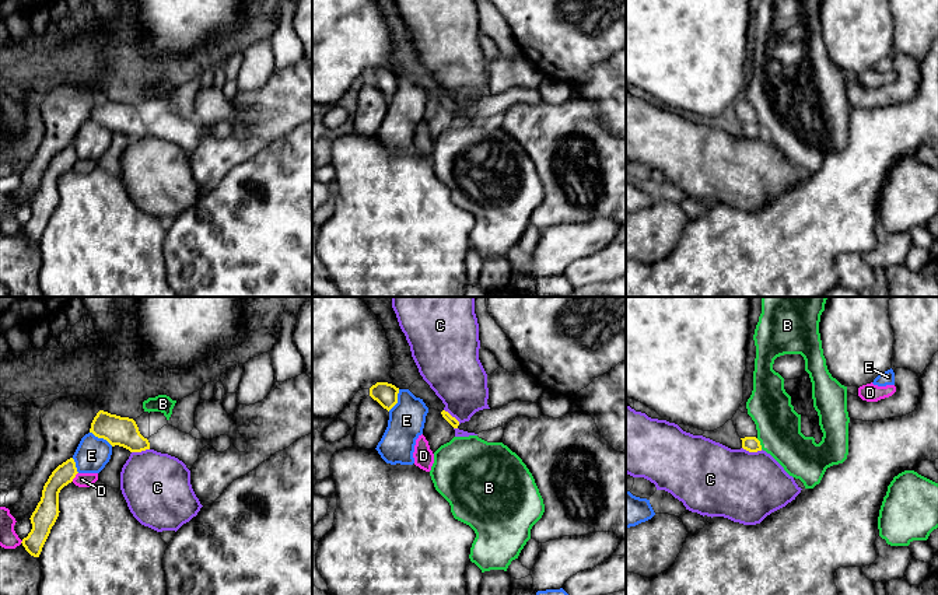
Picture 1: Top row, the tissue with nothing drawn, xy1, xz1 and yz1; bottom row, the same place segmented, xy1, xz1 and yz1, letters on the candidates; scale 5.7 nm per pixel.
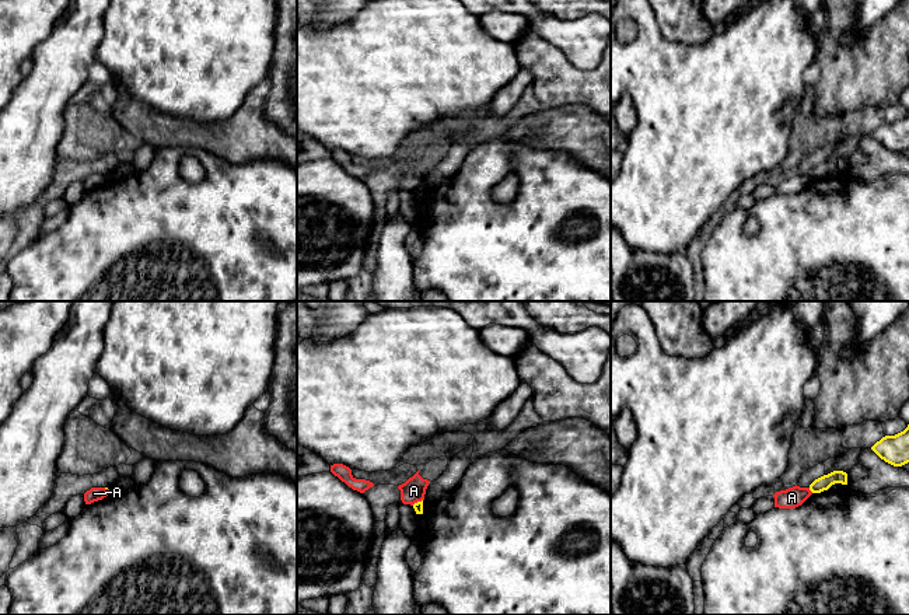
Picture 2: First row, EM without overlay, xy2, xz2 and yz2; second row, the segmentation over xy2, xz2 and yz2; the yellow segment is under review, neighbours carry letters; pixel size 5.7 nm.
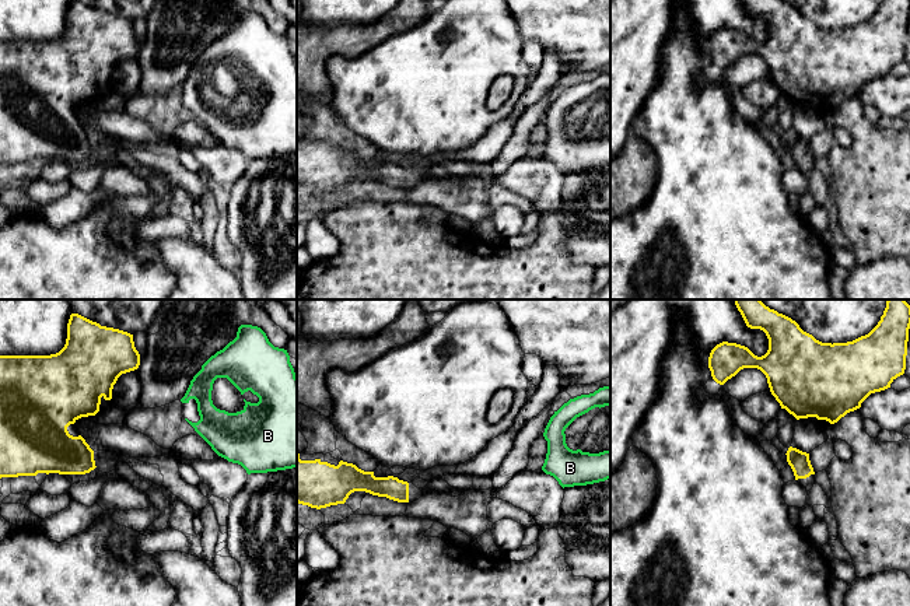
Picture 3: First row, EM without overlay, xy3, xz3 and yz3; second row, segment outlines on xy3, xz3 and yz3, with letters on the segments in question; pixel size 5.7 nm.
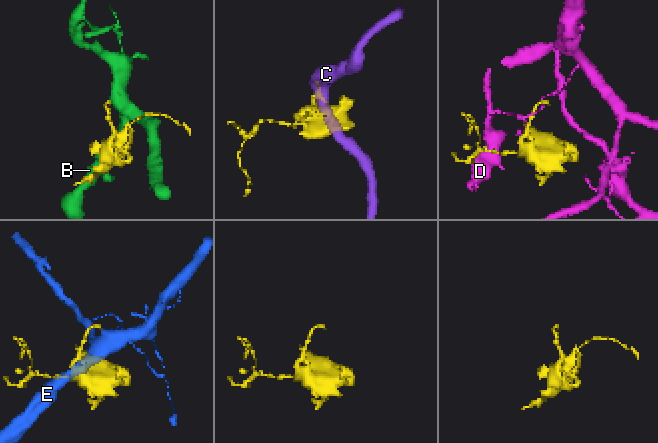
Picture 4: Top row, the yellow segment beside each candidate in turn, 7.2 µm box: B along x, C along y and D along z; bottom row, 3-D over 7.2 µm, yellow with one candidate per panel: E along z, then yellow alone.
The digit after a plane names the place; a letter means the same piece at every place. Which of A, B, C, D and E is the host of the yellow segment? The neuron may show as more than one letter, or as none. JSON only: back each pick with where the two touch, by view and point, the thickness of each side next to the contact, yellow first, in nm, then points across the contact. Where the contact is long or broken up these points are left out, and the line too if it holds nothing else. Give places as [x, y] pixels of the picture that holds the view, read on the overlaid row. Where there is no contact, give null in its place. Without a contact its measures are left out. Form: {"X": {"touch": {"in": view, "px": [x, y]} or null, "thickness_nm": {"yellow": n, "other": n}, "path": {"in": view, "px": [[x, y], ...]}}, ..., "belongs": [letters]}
{"belongs": []}

